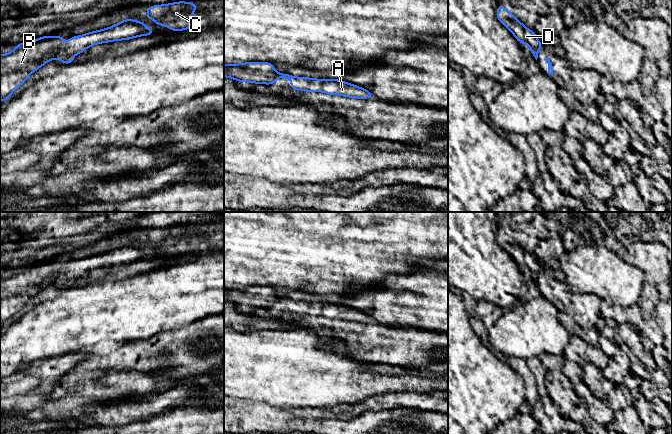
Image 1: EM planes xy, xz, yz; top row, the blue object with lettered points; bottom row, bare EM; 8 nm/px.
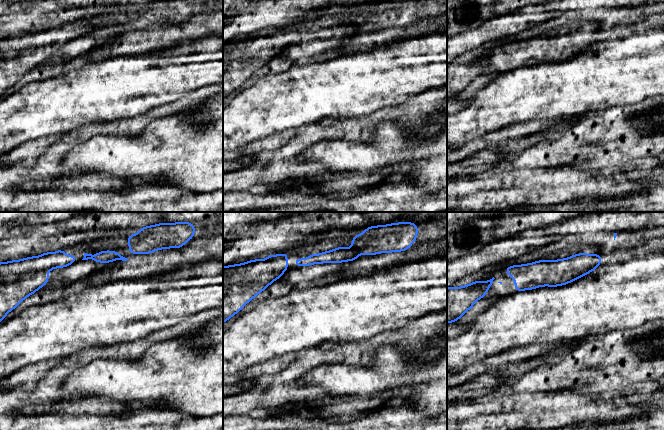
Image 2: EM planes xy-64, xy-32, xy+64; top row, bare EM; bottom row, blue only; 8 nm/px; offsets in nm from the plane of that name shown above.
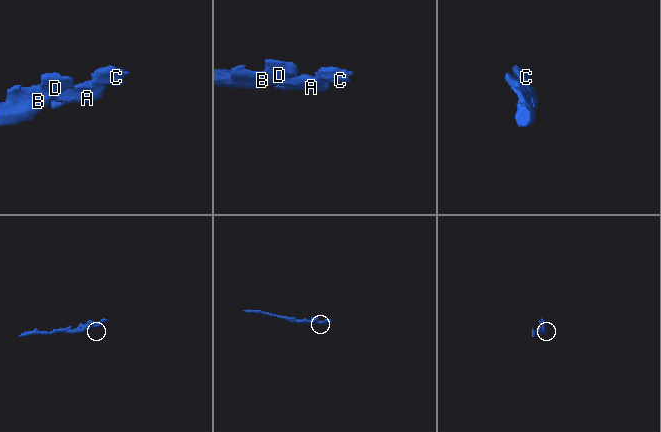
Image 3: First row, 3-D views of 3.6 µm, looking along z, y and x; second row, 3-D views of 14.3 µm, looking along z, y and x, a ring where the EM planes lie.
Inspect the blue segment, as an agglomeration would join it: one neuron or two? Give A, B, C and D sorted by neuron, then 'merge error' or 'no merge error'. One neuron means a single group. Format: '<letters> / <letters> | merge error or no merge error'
A B C D | no merge error

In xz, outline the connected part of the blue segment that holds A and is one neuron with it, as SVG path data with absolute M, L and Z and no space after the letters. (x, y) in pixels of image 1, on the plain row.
M246 286L234 289L224 287L224 301L237 306L251 306L255 308L275 308L277 302L290 303L293 306L288 312L306 316L323 316L350 322L371 323L373 318L359 310L338 303L317 303L296 301L289 297L278 297L271 286Z

